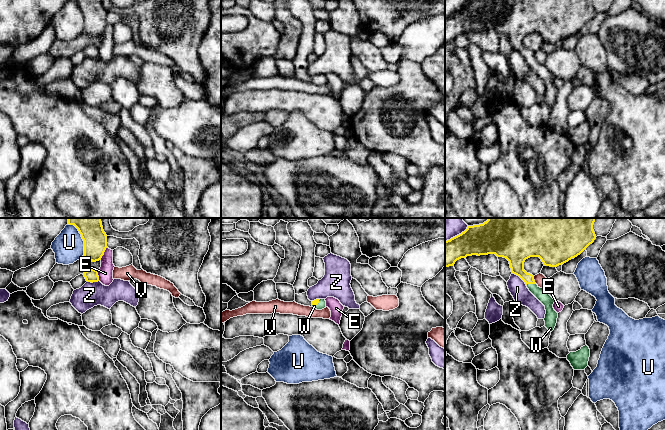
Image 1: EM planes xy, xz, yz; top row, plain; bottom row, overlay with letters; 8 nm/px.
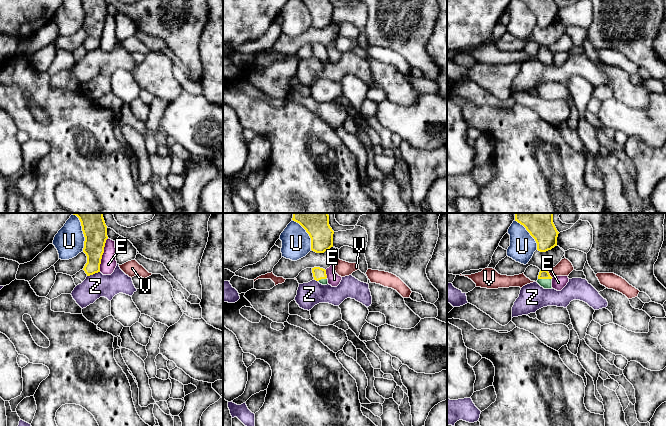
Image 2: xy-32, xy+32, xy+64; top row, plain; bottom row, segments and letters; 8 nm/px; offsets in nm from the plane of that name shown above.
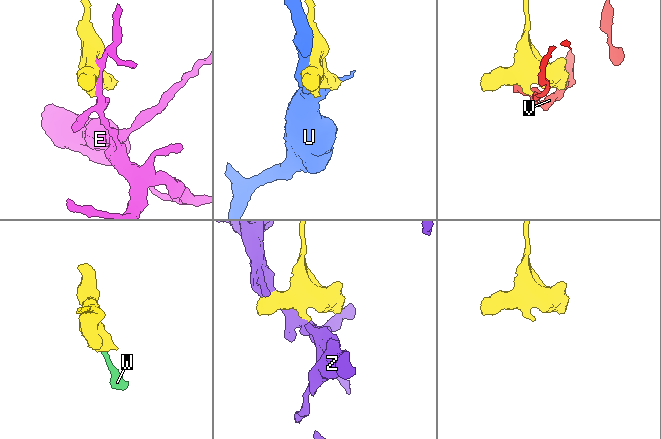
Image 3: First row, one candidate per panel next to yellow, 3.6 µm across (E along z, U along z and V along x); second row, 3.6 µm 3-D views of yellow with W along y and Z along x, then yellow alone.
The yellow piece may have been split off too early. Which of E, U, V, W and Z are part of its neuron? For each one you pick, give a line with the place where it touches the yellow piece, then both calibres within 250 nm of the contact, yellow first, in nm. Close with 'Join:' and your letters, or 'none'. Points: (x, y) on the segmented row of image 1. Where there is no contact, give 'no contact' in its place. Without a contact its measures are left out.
W: contact yz (530, 283); calibres 150 and 100 nm
Join: W

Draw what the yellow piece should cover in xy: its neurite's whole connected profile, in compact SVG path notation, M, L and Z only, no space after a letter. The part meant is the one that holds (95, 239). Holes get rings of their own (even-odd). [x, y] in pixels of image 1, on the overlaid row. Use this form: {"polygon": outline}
{"polygon": "M68 218L84 241L84 255L92 262L101 260L107 248L107 235L103 230L101 218Z"}

